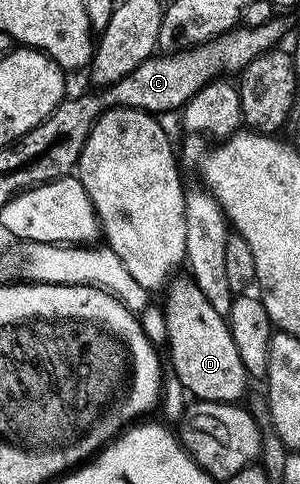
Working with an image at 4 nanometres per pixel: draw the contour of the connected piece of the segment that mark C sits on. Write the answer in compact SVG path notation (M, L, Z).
M268 21L254 27L242 25L196 46L150 55L134 71L116 83L95 90L90 100L100 115L116 107L134 108L155 115L174 110L177 112L209 83L210 78L217 76L214 74L223 67L233 73L244 70L250 61L277 46L283 33L284 27L278 21Z

